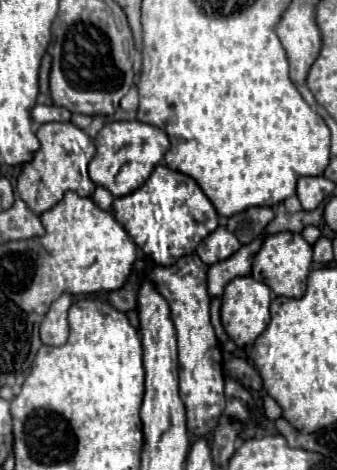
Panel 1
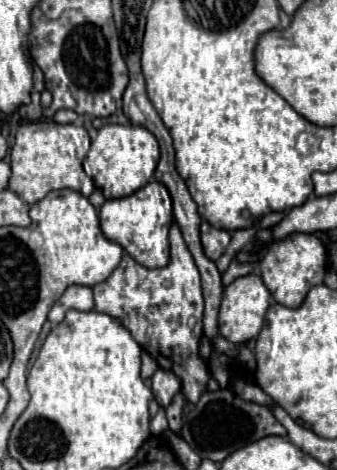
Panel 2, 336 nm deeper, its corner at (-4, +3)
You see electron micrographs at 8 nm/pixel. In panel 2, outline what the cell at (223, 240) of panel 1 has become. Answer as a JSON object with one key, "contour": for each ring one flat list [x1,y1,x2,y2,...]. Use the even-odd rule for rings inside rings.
{"contour":[[202,221,200,225,200,239,202,239,202,247,204,247,204,253,210,261,216,261,224,249,228,247,230,243,230,233,224,231,224,229,216,229,212,225,208,225,206,221]]}

